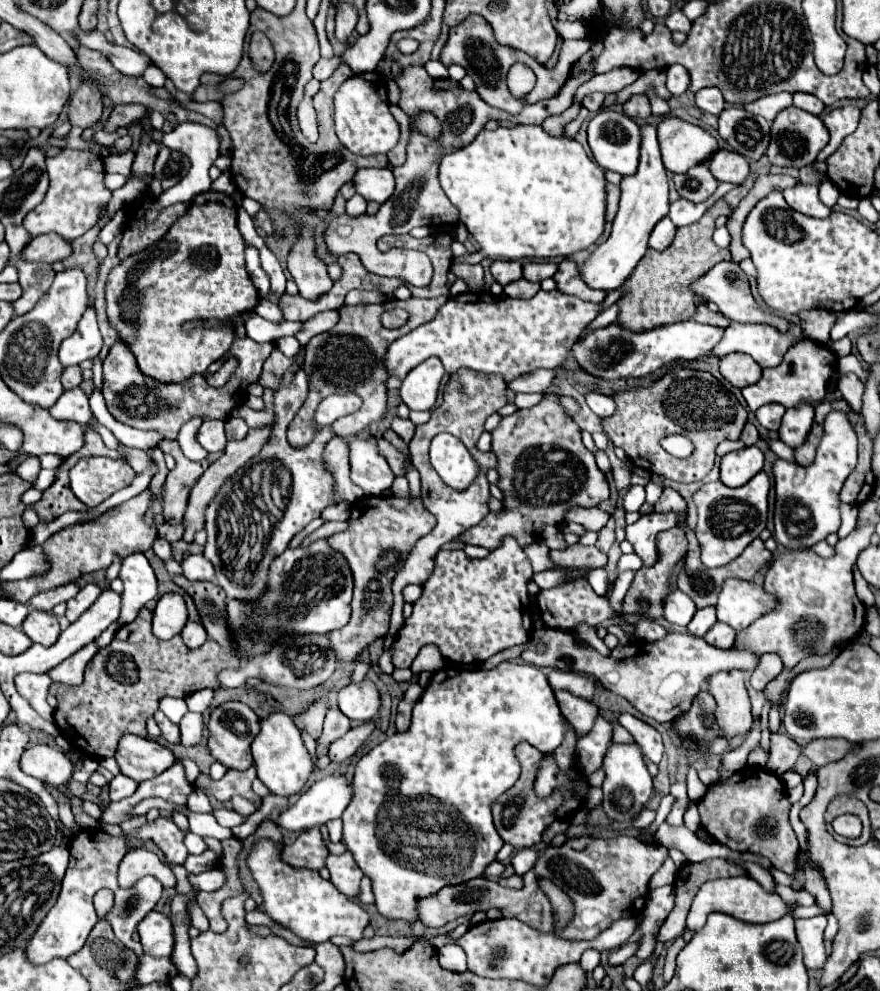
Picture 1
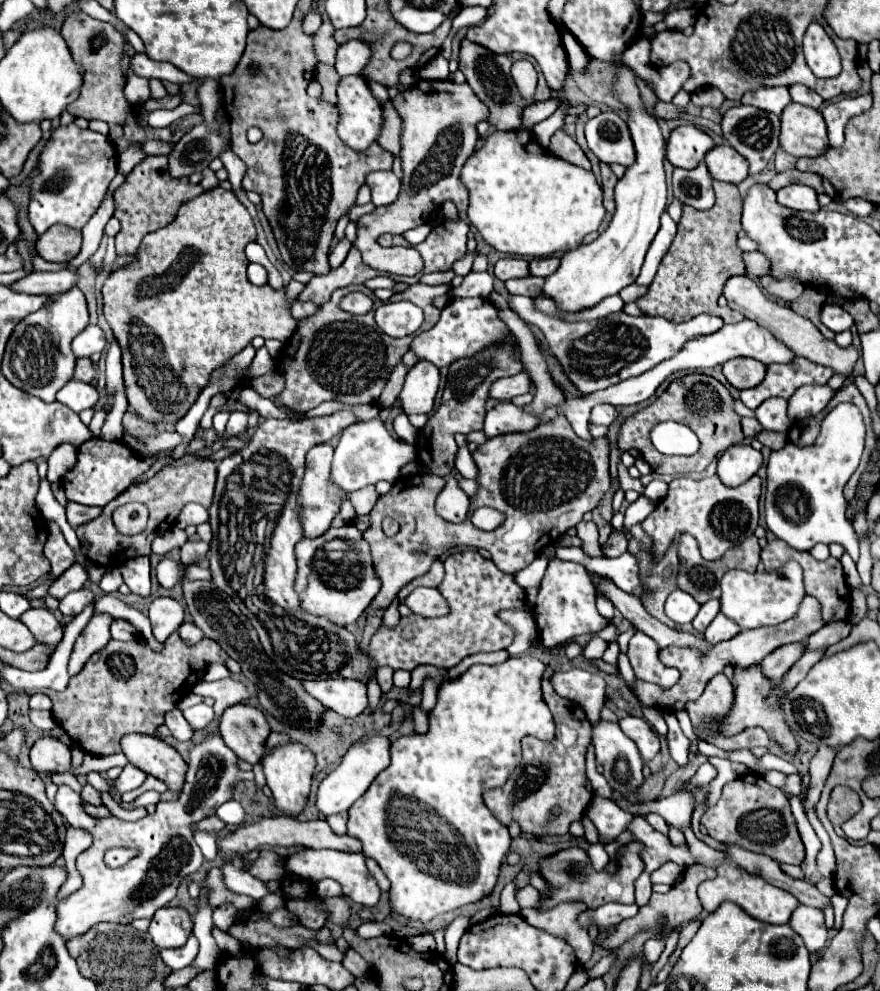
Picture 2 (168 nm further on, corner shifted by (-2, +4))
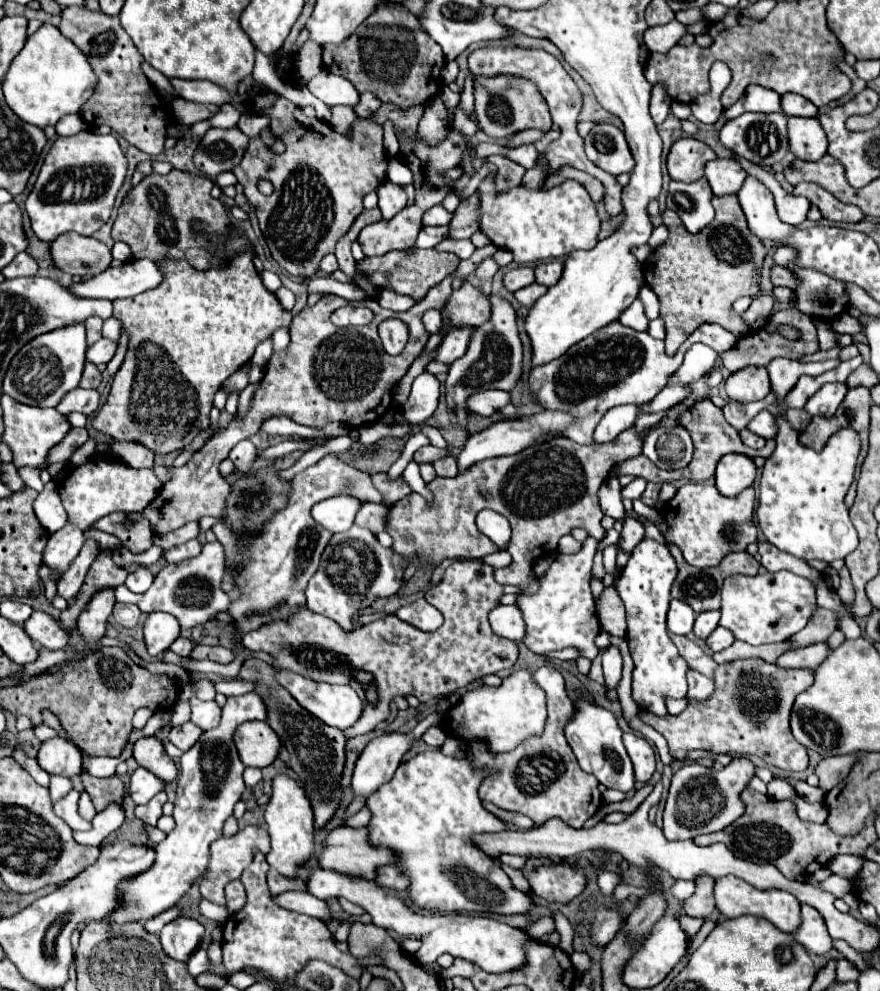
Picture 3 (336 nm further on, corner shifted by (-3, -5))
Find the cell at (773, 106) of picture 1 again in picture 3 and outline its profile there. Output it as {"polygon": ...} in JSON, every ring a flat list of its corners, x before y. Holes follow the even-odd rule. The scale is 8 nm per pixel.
{"polygon":[[749,85,745,95,729,109,725,109,725,117,733,119,739,117,747,111,759,111,759,113,779,113,781,111,781,95,759,87,759,85]]}

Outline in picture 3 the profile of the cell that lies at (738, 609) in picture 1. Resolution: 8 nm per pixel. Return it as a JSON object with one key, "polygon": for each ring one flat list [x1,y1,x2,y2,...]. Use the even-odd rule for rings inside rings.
{"polygon":[[791,571,757,573,755,577,731,575,723,583,719,625,727,627,735,635,735,639,741,639,751,645,777,643,787,641,791,635,801,631,815,609,817,603,813,583]]}

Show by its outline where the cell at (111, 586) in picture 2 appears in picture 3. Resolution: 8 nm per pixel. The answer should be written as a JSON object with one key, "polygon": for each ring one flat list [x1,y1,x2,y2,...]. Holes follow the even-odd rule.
{"polygon":[[219,541,203,545,203,551,177,565,165,565,161,573,157,575,157,581,161,577,161,593,157,589,157,583,151,585,151,589,143,595,131,593,125,585,115,587,115,601,121,603,135,603,143,613,153,613,153,611,165,611,171,613,179,619,181,627,191,629,197,623,209,621,209,617,217,615,219,611,227,611,229,607,229,597,221,591,221,579,223,579,223,565,225,565,225,553,223,545]]}

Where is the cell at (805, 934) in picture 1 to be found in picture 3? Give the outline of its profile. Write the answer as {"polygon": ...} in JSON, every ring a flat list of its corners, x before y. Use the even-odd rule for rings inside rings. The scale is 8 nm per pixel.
{"polygon":[[801,905,801,925,797,927,793,937,807,951,817,955,823,955,831,949,831,937,827,933,825,921,821,919,819,911,809,905]]}

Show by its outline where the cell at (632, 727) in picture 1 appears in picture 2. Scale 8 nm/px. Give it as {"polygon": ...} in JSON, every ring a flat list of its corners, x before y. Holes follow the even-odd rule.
{"polygon":[[628,716,628,718,620,720,620,728,638,746,640,756,642,756,644,762,652,760,660,752,660,738,646,720]]}

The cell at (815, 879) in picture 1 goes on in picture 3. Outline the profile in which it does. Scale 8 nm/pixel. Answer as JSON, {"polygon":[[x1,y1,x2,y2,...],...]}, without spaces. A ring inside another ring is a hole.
{"polygon":[[837,755,837,757,821,759,815,769,815,775,819,777,819,787,823,791,831,791,837,783,845,779,853,763,855,763,855,755]]}

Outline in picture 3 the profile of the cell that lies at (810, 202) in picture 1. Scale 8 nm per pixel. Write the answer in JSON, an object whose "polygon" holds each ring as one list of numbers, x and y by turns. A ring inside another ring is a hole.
{"polygon":[[751,169,751,175,757,177,761,183,765,183,771,189,771,193,775,195,775,205,777,205,777,213,779,213,781,221,791,223,791,225,799,225,807,219,807,213,809,213,809,207,811,207,809,199,785,193,781,189,781,185,767,171]]}

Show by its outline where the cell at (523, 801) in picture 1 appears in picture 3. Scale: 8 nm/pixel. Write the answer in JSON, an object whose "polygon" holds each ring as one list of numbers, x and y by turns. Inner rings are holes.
{"polygon":[[545,665,535,671,535,679,547,695,549,717,547,717,545,733,541,737,527,739,515,751,501,753,495,757,489,753,489,749,483,743,473,743,469,747,469,759,473,767,501,765,501,775,497,779,487,777,483,781,483,787,479,789,479,797,483,801,497,805,499,809,517,811,531,817,535,825,541,825,551,817,561,817,567,825,571,825,573,829,579,829,603,805,603,797,597,789,599,781,595,781,591,773,585,773,579,767,565,739,563,729,569,723,569,719,575,715,575,707,565,691,563,675,553,665]]}

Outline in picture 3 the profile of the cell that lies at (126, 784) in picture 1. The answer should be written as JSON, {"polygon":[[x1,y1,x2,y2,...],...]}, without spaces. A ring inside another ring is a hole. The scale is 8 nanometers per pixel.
{"polygon":[[141,767,129,779,129,797,137,805,147,803,153,795,157,795,163,789,165,789,165,783,161,783,161,779,153,777,147,769,141,769]]}

